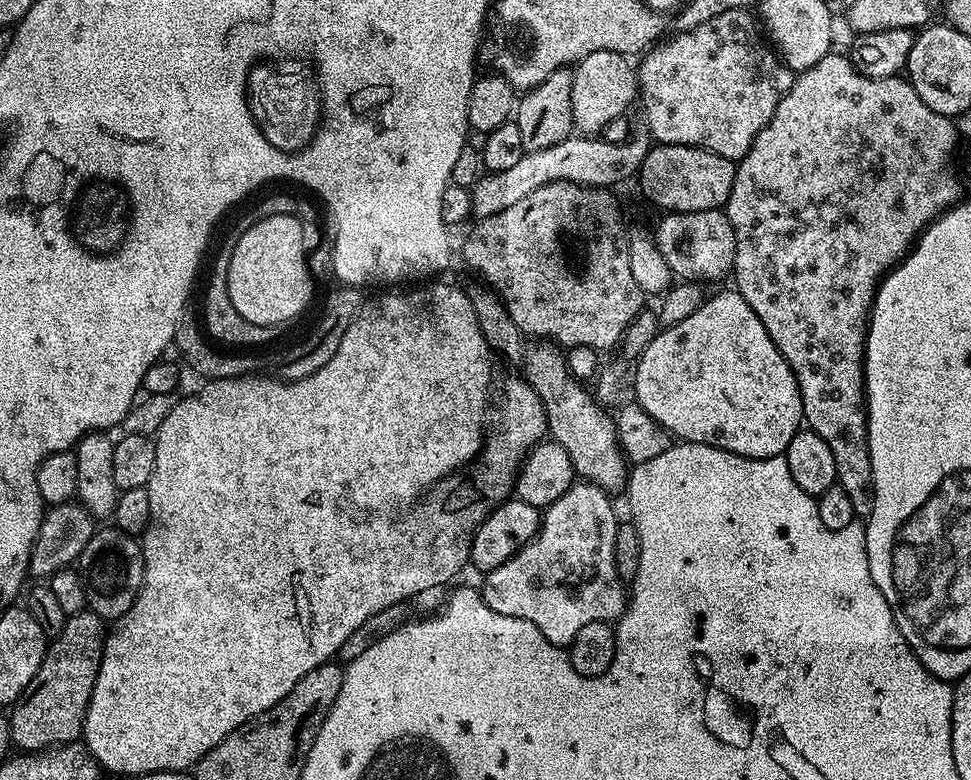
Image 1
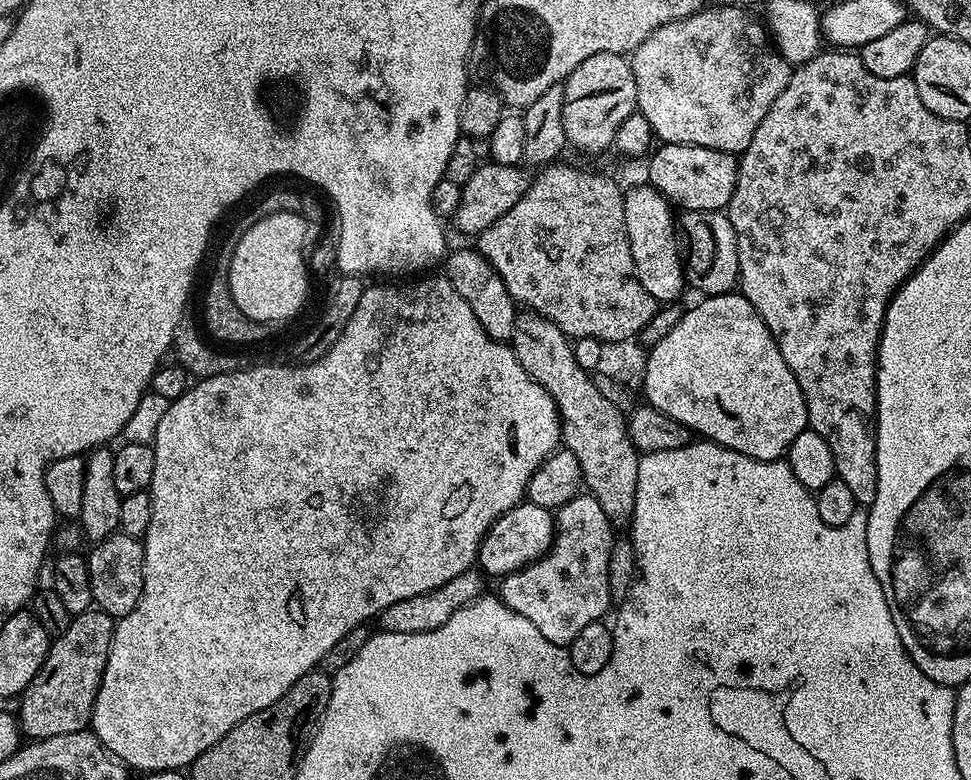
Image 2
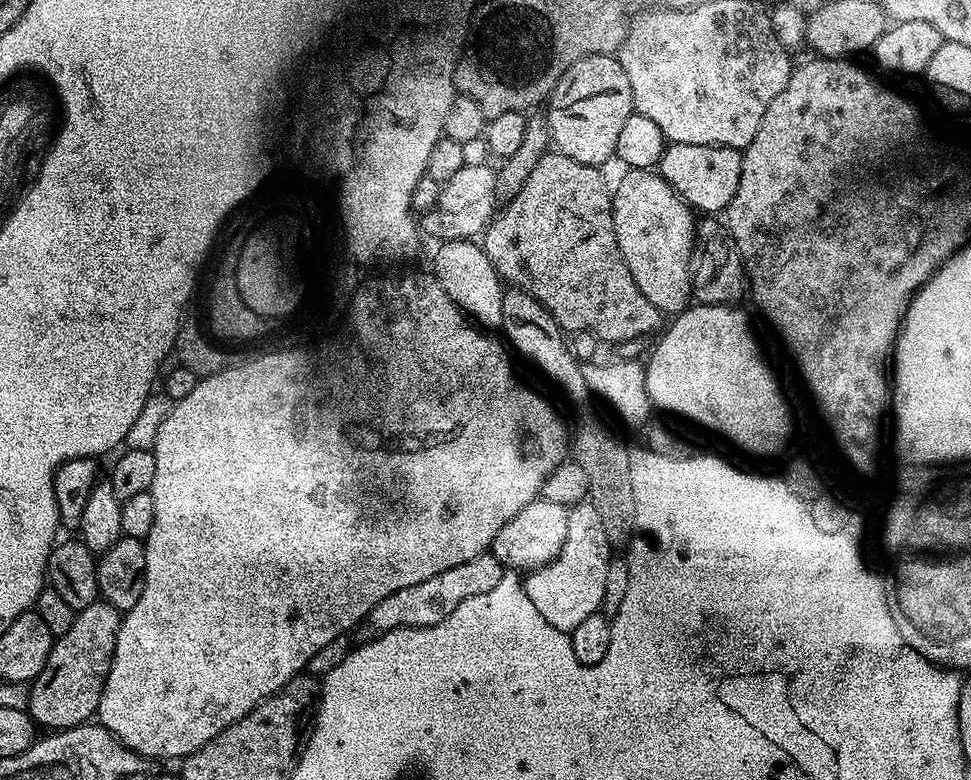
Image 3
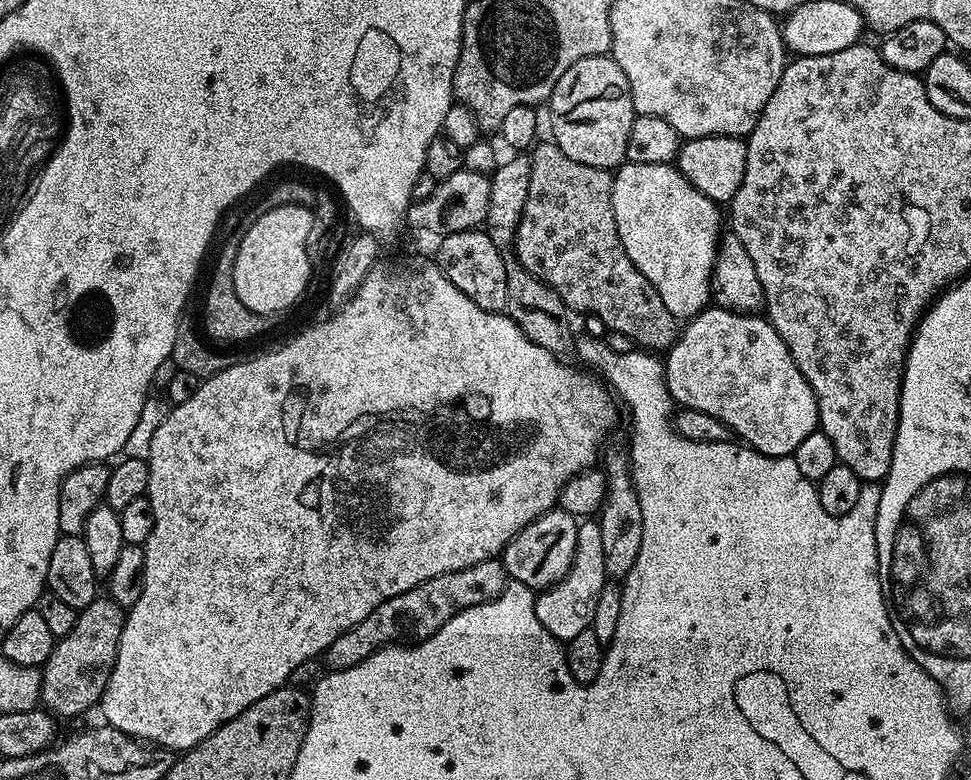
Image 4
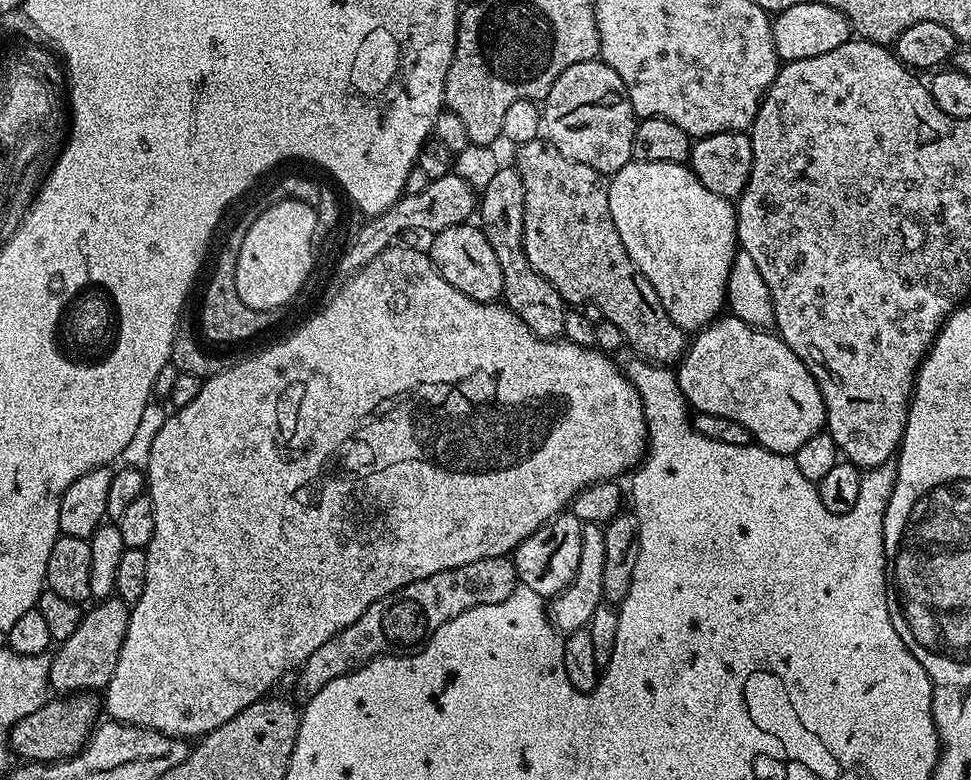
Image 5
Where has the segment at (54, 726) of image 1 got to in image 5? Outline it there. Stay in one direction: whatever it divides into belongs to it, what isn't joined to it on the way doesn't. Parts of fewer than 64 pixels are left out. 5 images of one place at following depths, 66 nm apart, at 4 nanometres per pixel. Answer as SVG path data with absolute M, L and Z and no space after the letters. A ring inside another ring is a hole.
M113 594L93 603L92 606L89 612L87 609L81 615L78 630L74 630L70 638L59 641L58 647L51 653L52 665L48 675L48 687L53 693L99 693L108 687L114 674L114 666L118 666L118 654L122 654L122 642L126 638L126 630L132 617L130 605Z

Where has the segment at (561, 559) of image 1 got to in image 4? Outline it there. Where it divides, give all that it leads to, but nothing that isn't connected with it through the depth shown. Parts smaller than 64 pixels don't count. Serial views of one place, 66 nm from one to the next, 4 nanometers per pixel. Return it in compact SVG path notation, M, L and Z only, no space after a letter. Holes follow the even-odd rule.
M585 519L576 530L576 553L570 570L557 584L536 596L536 617L542 622L545 633L567 642L578 638L582 630L591 628L594 605L598 602L598 594L602 594L607 576L606 558L602 558L602 530L595 519Z

